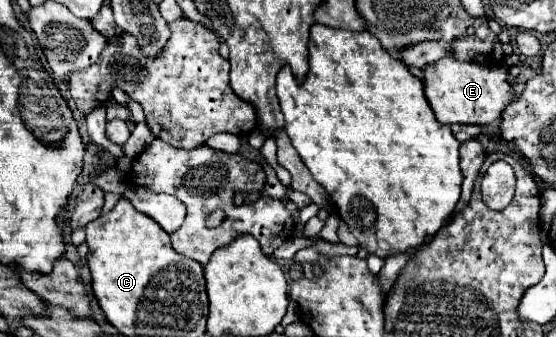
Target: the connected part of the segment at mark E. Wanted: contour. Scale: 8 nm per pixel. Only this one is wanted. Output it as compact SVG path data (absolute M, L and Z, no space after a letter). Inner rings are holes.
M445 57L433 65L423 67L423 87L429 105L437 121L445 125L473 123L489 125L501 117L503 109L513 101L513 87L507 83L507 71L501 67L485 67L477 63L463 63L453 57Z

